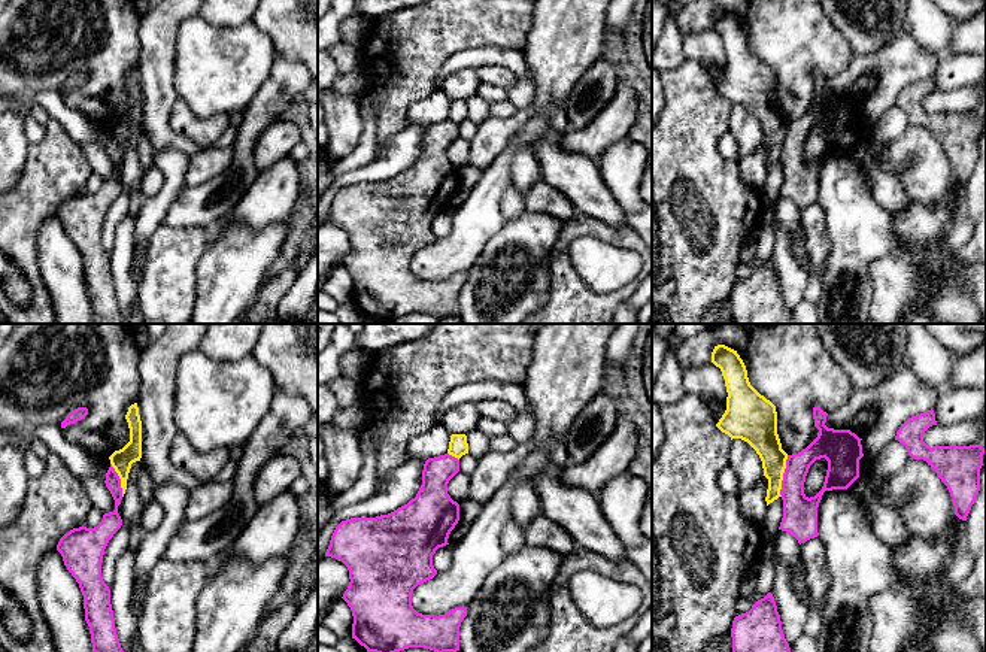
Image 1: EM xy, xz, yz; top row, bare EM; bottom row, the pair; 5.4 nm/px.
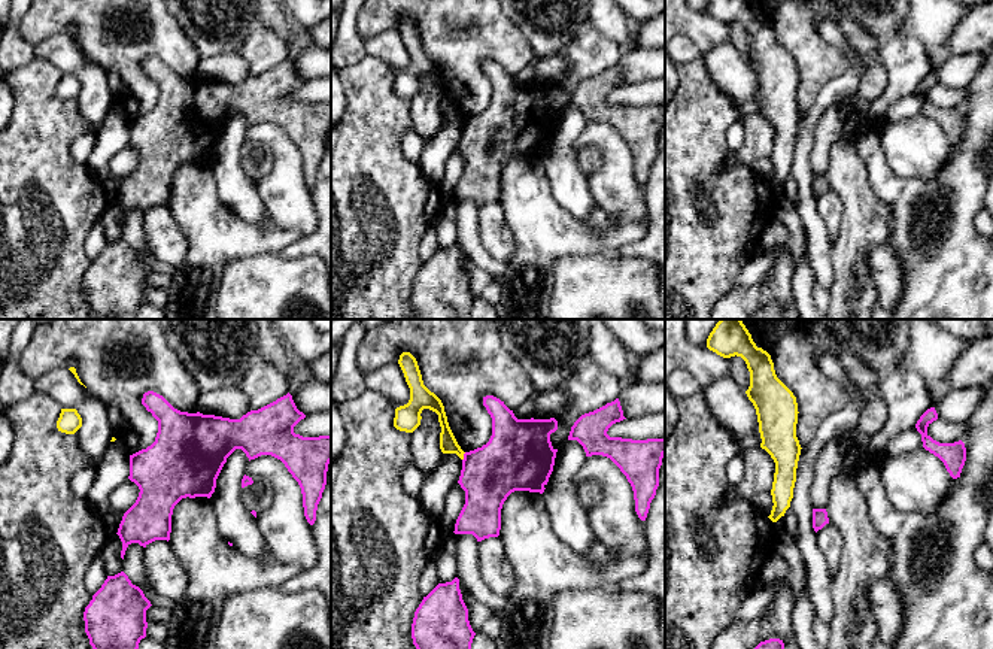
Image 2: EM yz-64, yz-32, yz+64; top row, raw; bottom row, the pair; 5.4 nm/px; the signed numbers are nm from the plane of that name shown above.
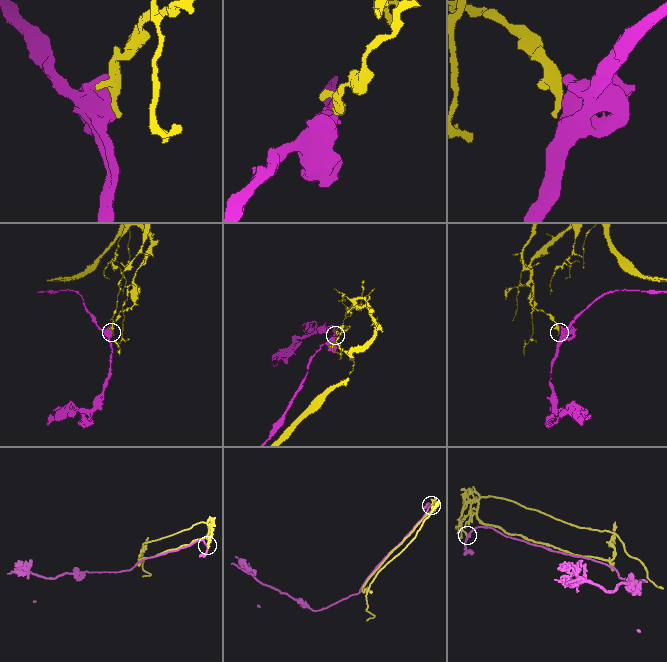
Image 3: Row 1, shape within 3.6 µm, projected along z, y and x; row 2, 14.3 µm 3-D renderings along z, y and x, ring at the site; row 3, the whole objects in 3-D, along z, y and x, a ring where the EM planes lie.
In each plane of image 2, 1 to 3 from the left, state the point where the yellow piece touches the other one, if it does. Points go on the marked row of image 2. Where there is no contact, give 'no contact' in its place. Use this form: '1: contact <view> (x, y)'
1: no contact
2: contact yz-32 (464, 457)
3: no contact

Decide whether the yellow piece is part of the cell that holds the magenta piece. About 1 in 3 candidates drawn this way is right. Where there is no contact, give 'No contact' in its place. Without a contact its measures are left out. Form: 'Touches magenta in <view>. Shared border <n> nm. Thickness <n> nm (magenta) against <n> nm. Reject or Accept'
Touches magenta in yz. Shared border 220 nm. Thickness 190 nm (magenta) against 160 nm. Reject

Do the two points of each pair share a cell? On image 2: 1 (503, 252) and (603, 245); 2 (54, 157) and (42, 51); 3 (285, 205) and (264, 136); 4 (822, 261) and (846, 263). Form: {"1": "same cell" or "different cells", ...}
{"1": "different cells", "2": "different cells", "3": "same cell", "4": "different cells"}

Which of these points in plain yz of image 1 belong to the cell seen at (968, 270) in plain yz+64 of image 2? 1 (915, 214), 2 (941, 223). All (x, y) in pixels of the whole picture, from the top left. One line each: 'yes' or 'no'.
1: yes
2: yes

